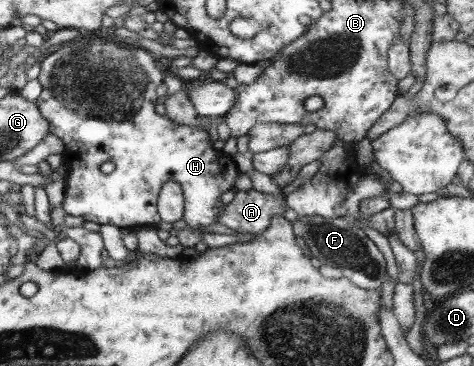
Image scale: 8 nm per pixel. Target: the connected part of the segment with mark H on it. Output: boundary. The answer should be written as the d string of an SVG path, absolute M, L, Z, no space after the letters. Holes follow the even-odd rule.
M110 29L84 30L70 42L53 53L43 54L40 60L40 75L37 80L43 92L36 102L41 116L49 123L49 132L65 145L63 161L67 163L68 177L62 206L66 214L80 216L84 221L99 225L112 224L117 228L132 230L140 227L156 227L161 222L157 212L157 198L166 182L180 184L184 197L183 220L190 229L212 227L220 219L222 202L220 196L234 187L238 168L230 156L218 152L210 144L210 136L201 129L178 125L166 116L146 108L144 92L148 84L158 86L162 72L156 68L154 58L142 50L130 37L115 36ZM105 162L112 162L116 169L109 174L100 171Z

